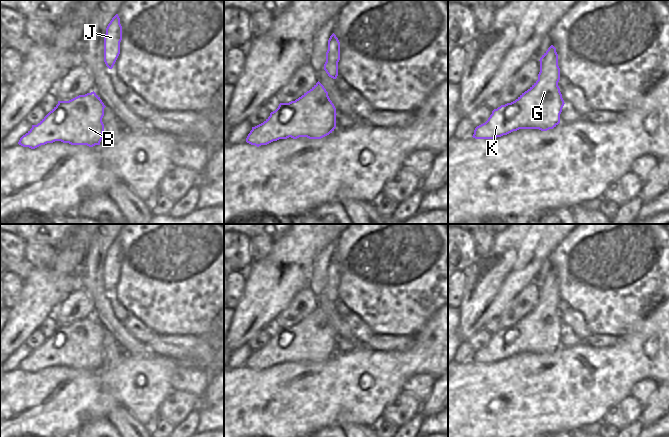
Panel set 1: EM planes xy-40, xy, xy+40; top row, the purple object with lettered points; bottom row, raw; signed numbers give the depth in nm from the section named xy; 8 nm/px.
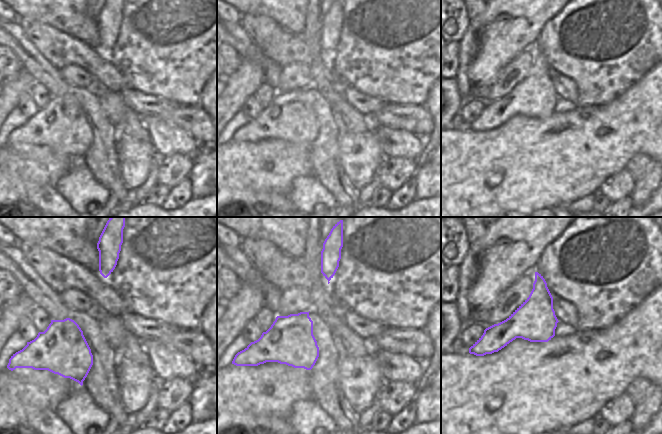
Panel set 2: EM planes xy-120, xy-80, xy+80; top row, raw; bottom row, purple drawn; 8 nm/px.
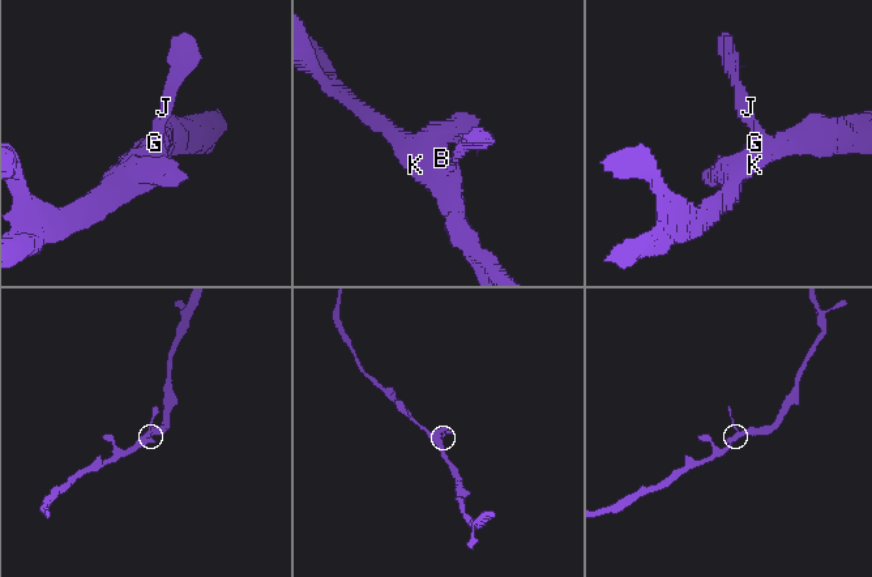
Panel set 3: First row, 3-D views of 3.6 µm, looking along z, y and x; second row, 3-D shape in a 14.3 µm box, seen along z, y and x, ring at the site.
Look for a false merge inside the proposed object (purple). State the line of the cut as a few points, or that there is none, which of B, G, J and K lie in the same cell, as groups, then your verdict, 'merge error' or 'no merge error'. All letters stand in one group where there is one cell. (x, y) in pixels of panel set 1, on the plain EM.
no cut | B G J K | no merge error

